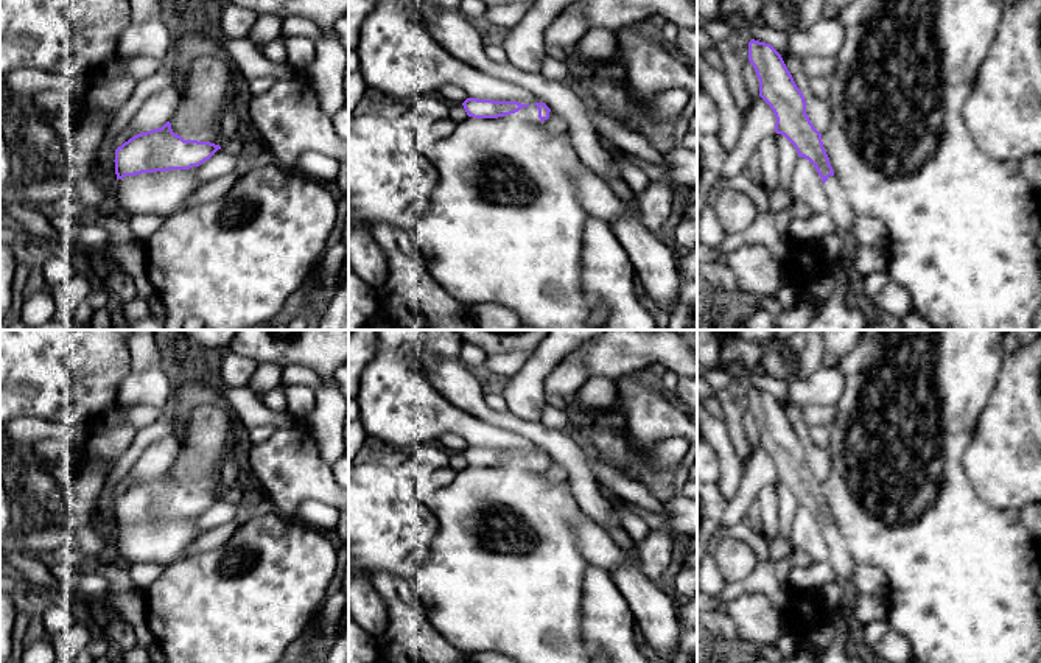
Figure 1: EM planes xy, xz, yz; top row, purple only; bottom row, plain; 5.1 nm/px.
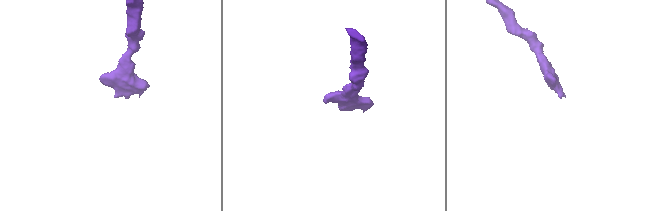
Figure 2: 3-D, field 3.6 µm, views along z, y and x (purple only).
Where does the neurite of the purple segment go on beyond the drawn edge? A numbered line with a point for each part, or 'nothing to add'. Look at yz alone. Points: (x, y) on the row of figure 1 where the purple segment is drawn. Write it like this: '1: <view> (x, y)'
1: yz (841, 210)

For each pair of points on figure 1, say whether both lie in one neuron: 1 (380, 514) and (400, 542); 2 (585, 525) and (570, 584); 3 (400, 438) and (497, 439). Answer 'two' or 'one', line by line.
1: one
2: two
3: one

